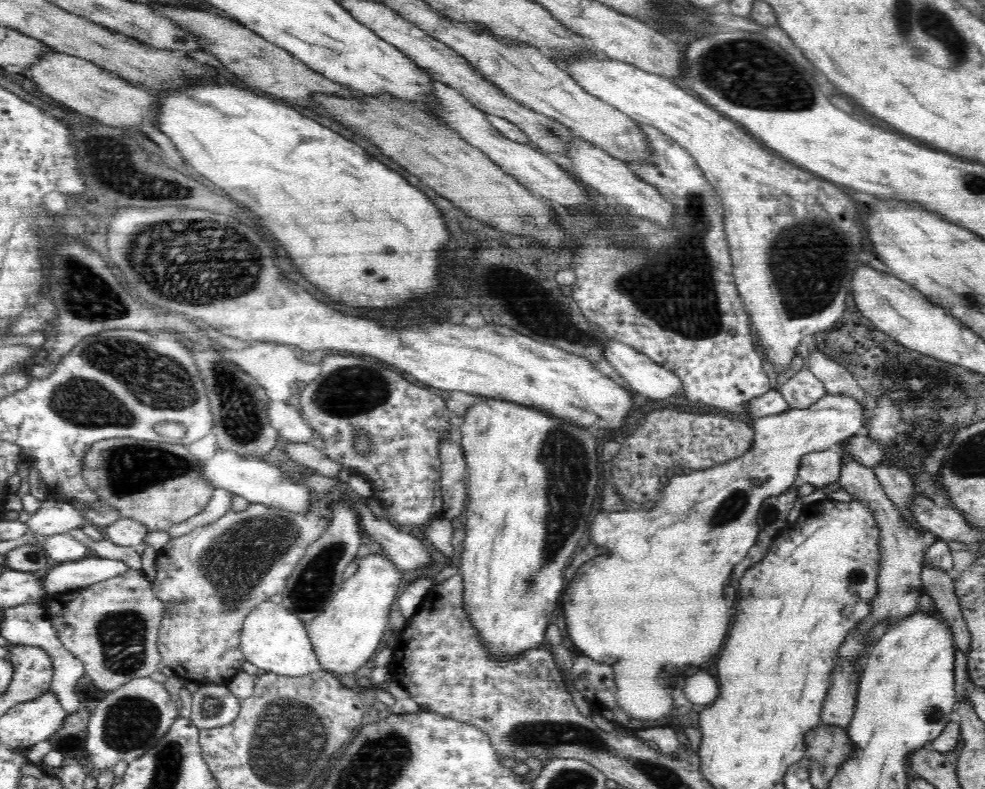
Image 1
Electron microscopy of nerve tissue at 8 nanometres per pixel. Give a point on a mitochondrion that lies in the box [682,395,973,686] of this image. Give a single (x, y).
(734, 505)

